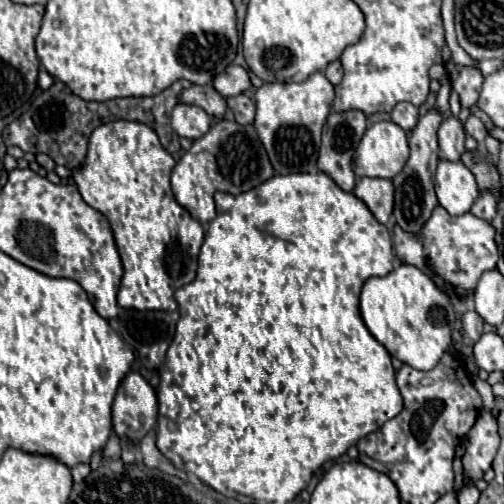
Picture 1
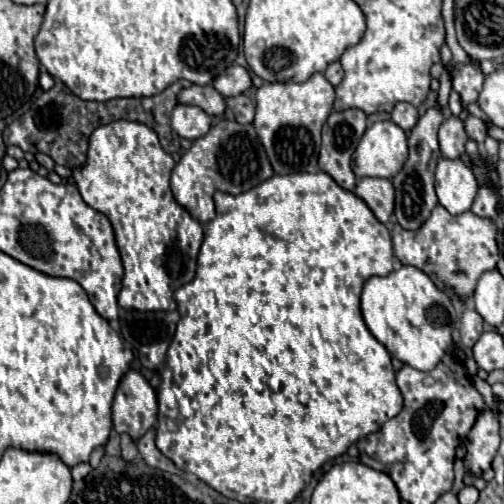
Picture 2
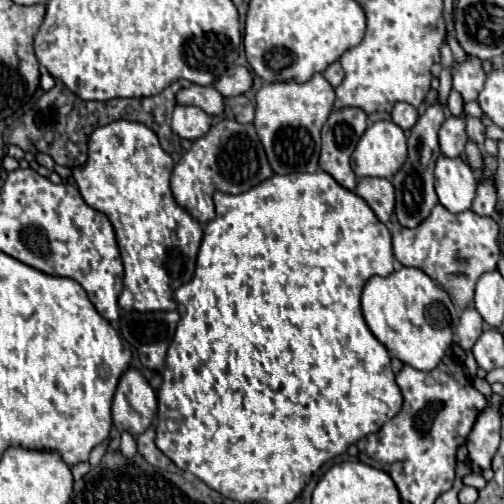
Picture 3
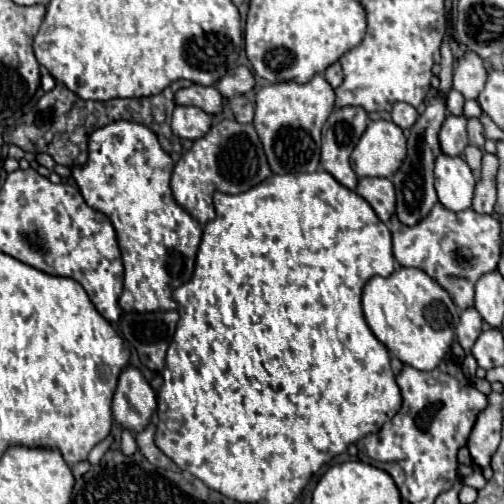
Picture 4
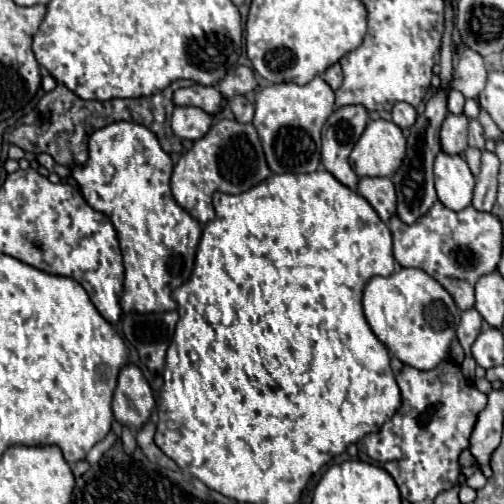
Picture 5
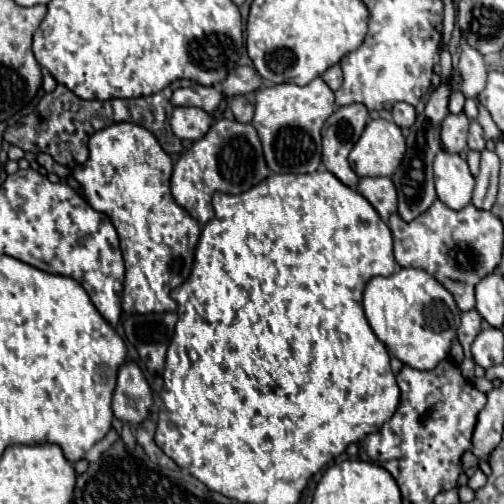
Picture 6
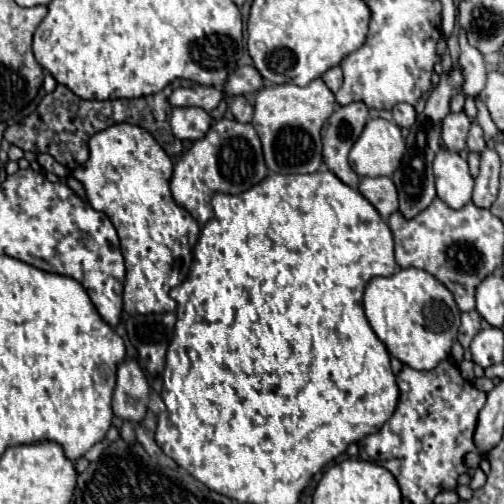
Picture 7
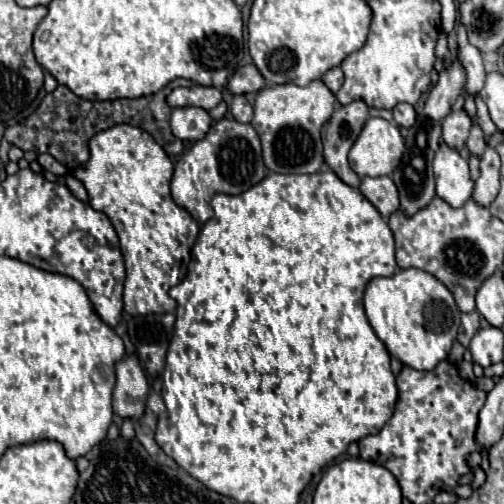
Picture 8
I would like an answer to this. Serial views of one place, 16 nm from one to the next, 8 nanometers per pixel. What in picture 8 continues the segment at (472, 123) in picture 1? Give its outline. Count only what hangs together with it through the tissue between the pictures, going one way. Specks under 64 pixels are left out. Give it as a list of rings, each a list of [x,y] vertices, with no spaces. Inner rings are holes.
[[[472,124],[472,130],[470,130],[470,136],[468,136],[468,142],[466,142],[468,150],[472,154],[478,154],[482,156],[484,148],[486,148],[486,140],[484,140],[484,134],[482,134],[482,128],[478,128],[478,124]]]

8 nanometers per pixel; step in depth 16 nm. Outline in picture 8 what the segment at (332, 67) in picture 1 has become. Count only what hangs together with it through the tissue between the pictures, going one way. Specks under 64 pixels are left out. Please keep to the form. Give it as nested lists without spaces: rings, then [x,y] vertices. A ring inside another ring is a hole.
[[[336,66],[336,68],[332,68],[332,70],[328,70],[324,76],[322,76],[322,82],[336,94],[338,90],[340,90],[340,86],[342,86],[342,70]]]

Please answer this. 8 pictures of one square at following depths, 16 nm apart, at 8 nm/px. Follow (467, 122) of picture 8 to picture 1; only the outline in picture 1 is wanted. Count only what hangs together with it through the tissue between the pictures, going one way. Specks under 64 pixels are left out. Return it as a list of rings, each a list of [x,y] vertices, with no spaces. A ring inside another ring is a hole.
[[[448,116],[442,120],[438,130],[438,148],[440,148],[440,160],[460,160],[460,156],[466,152],[464,126],[458,118]]]

